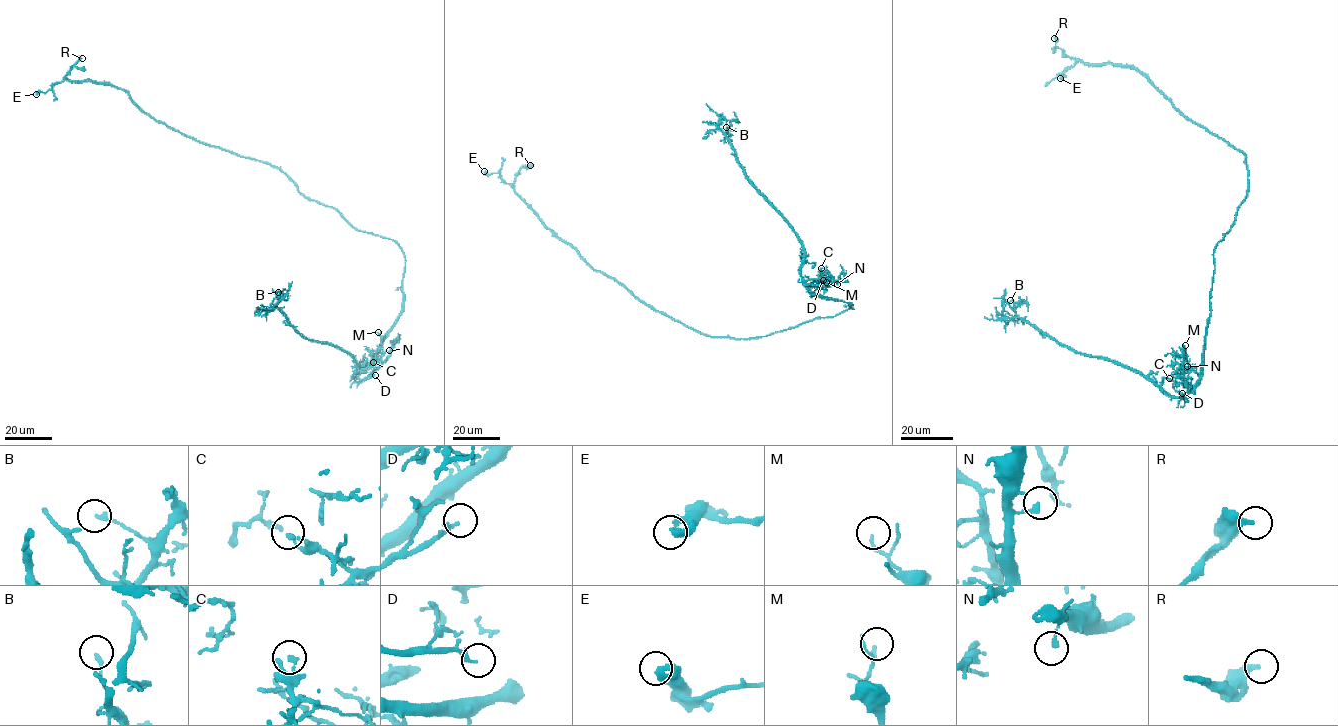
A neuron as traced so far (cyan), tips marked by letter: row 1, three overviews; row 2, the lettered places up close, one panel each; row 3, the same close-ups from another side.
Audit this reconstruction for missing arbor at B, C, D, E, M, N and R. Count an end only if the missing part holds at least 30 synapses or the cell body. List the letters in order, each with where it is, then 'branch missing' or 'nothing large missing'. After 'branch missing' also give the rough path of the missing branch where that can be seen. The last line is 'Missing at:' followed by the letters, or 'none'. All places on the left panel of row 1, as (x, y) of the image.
B: place (278, 292); nothing large missing
C: place (373, 362); nothing large missing
D: place (375, 375); nothing large missing
E: place (36, 94); nothing large missing
M: place (378, 332); nothing large missing
N: place (389, 350); nothing large missing
R: place (82, 58); nothing large missing
Missing at: none

